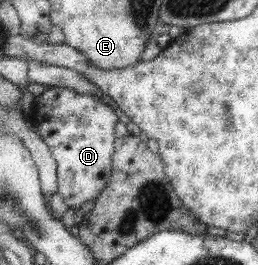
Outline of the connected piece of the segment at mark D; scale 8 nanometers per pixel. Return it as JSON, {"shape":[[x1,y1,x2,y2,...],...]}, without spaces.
{"shape":[[52,87,34,98,32,110,25,115,30,129,42,139,50,150,56,163,56,182,58,194,70,211,78,211,83,202,94,202,98,193,110,182,110,171,113,170,112,144,114,144,114,124,122,118,116,118,114,110,102,104,97,96,90,93,77,93,74,89]]}

